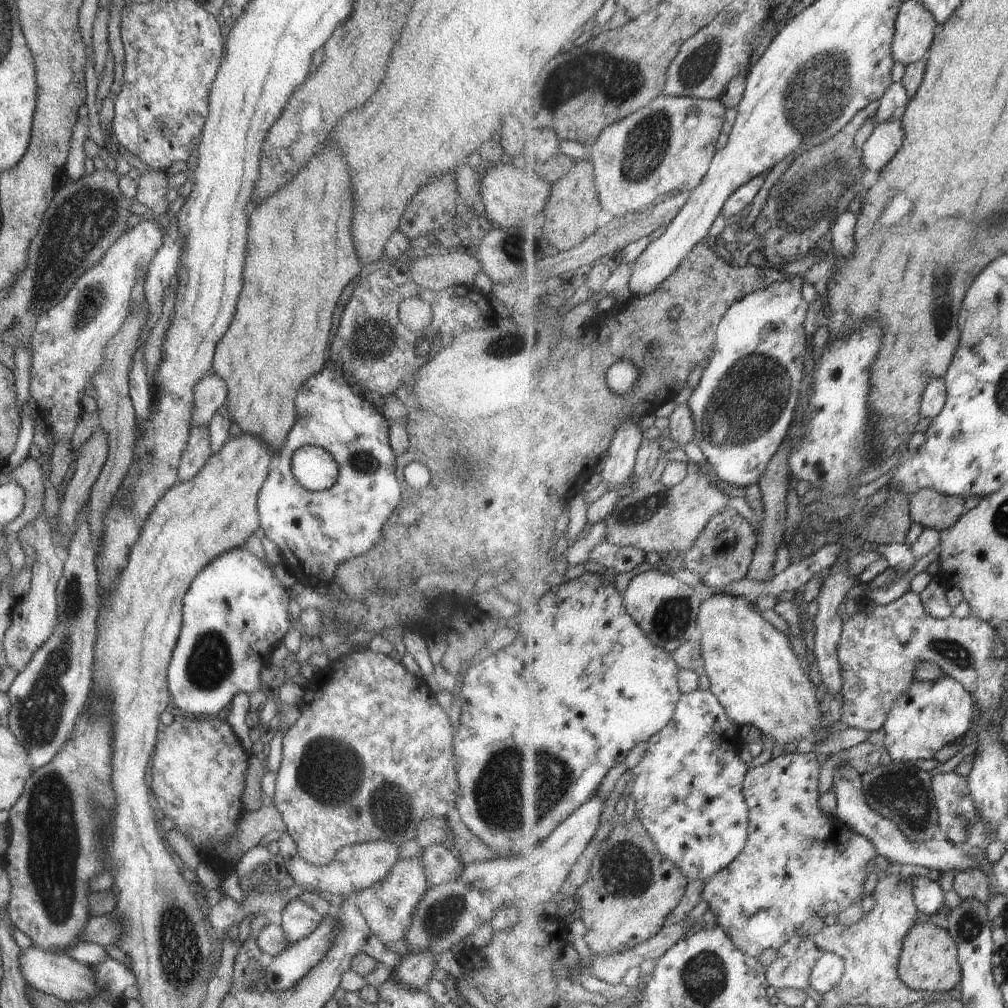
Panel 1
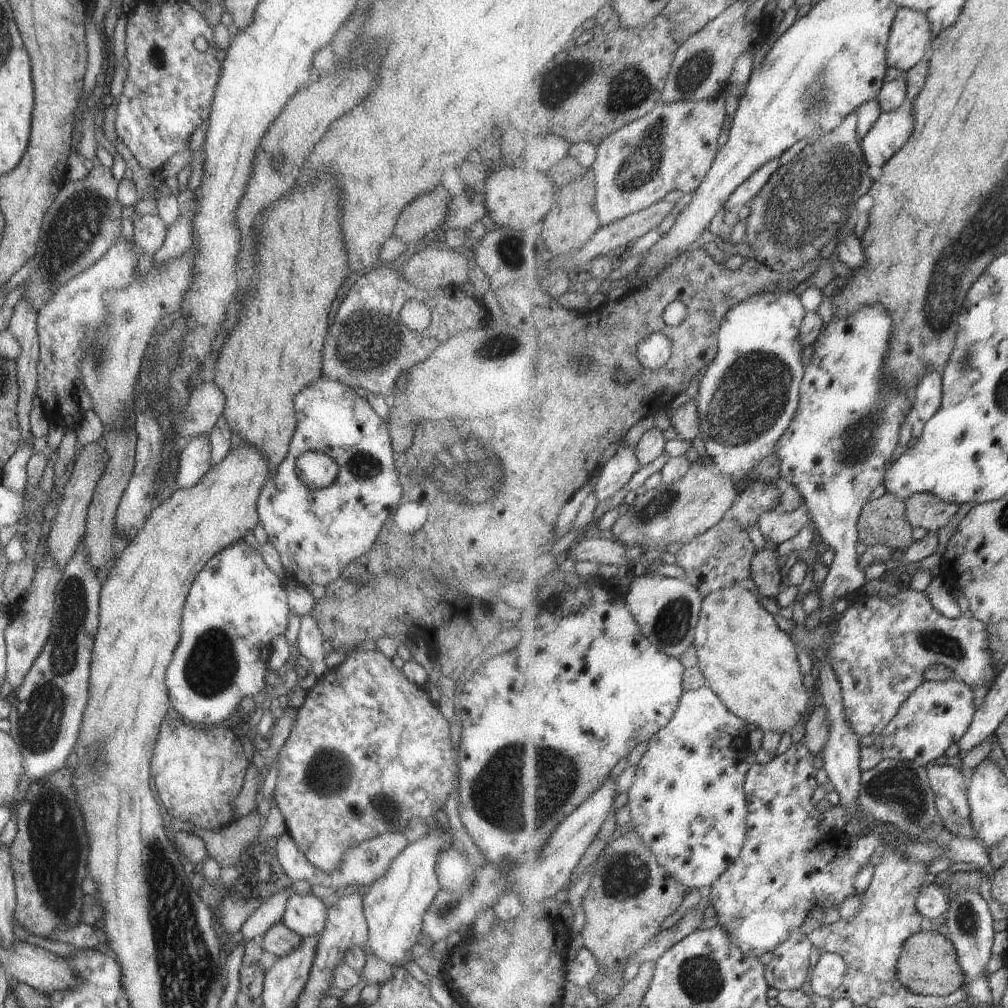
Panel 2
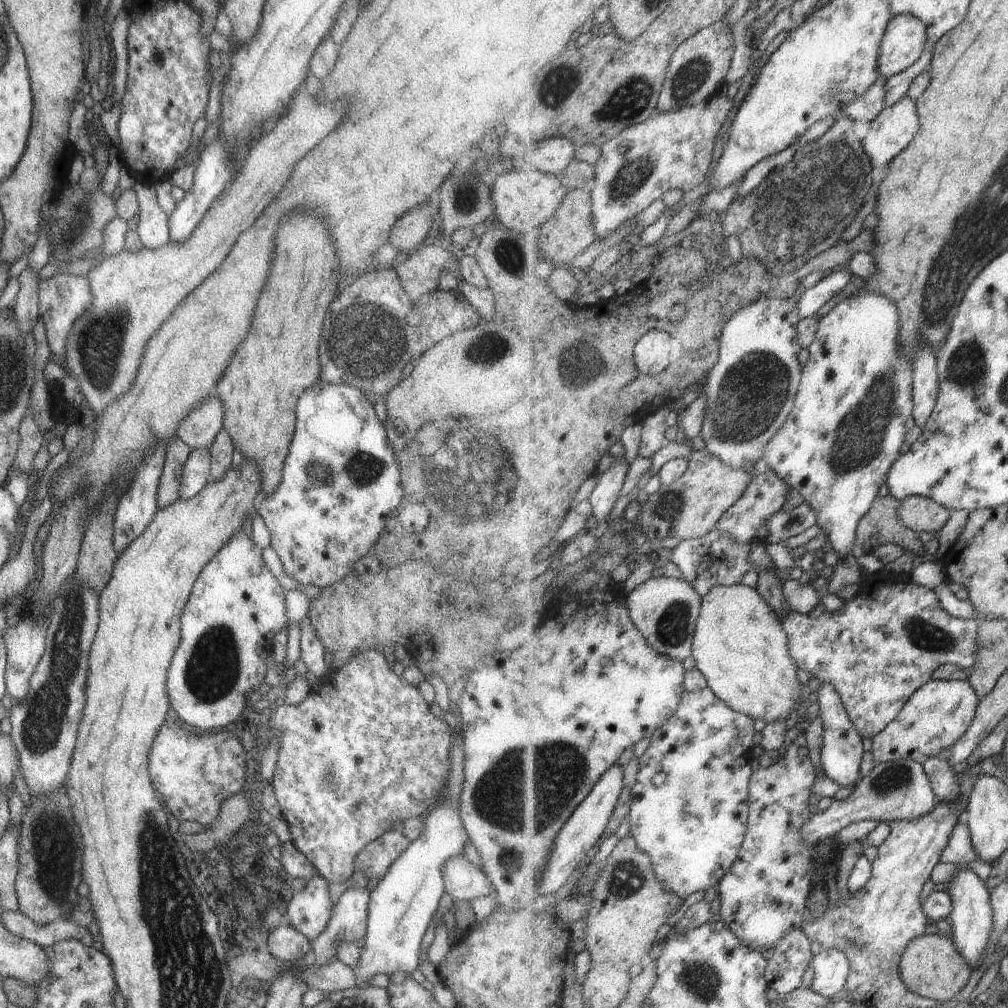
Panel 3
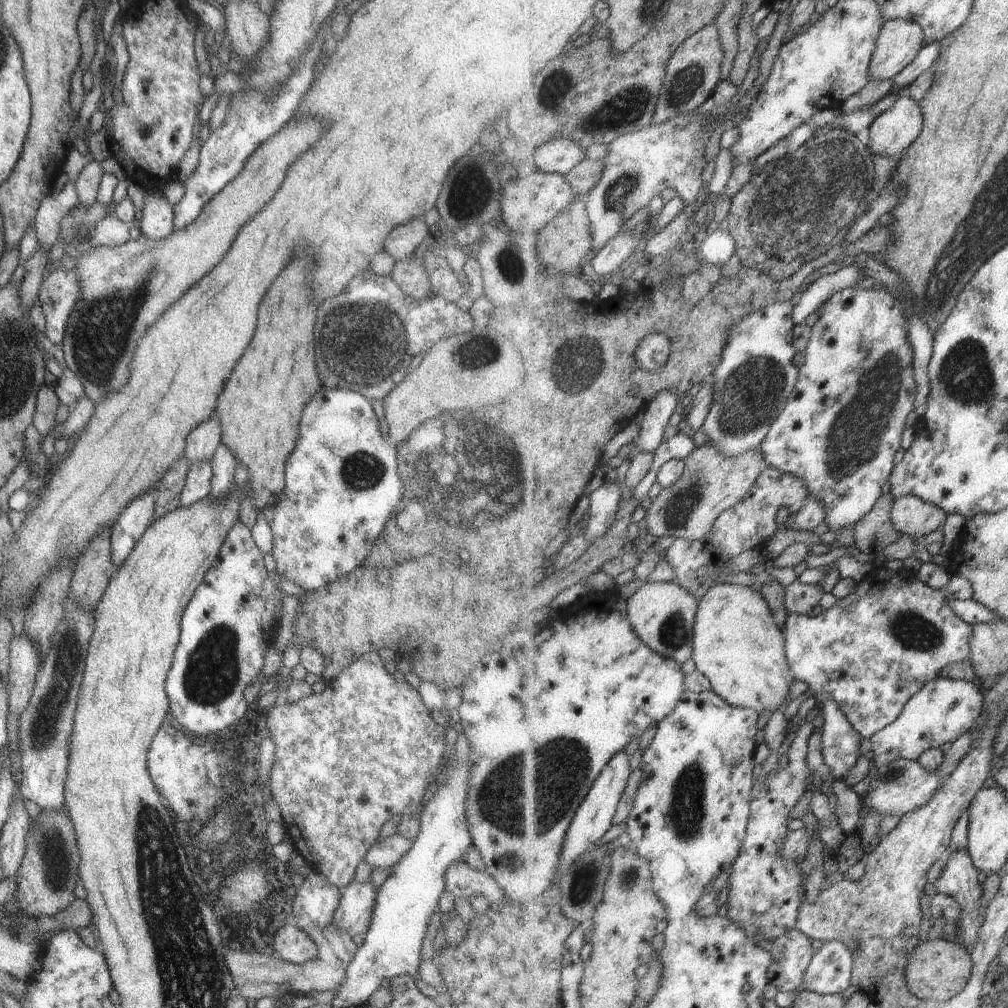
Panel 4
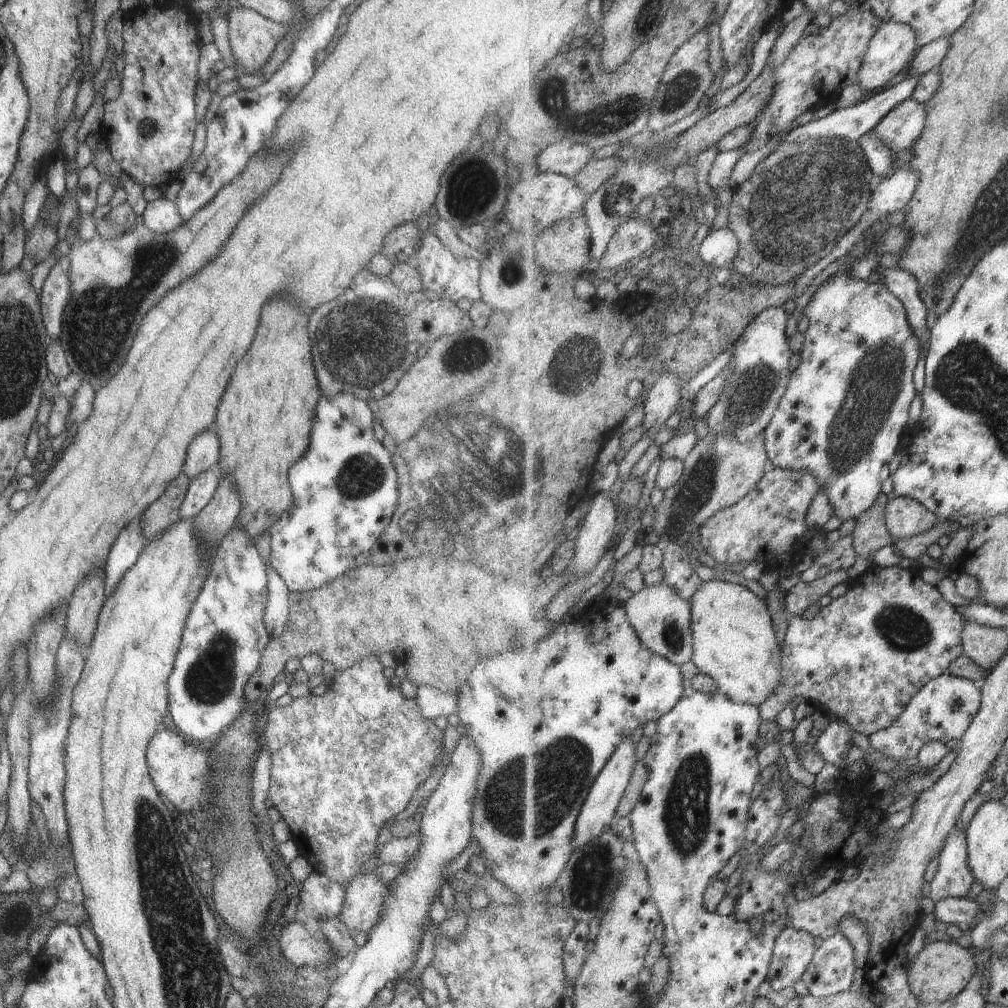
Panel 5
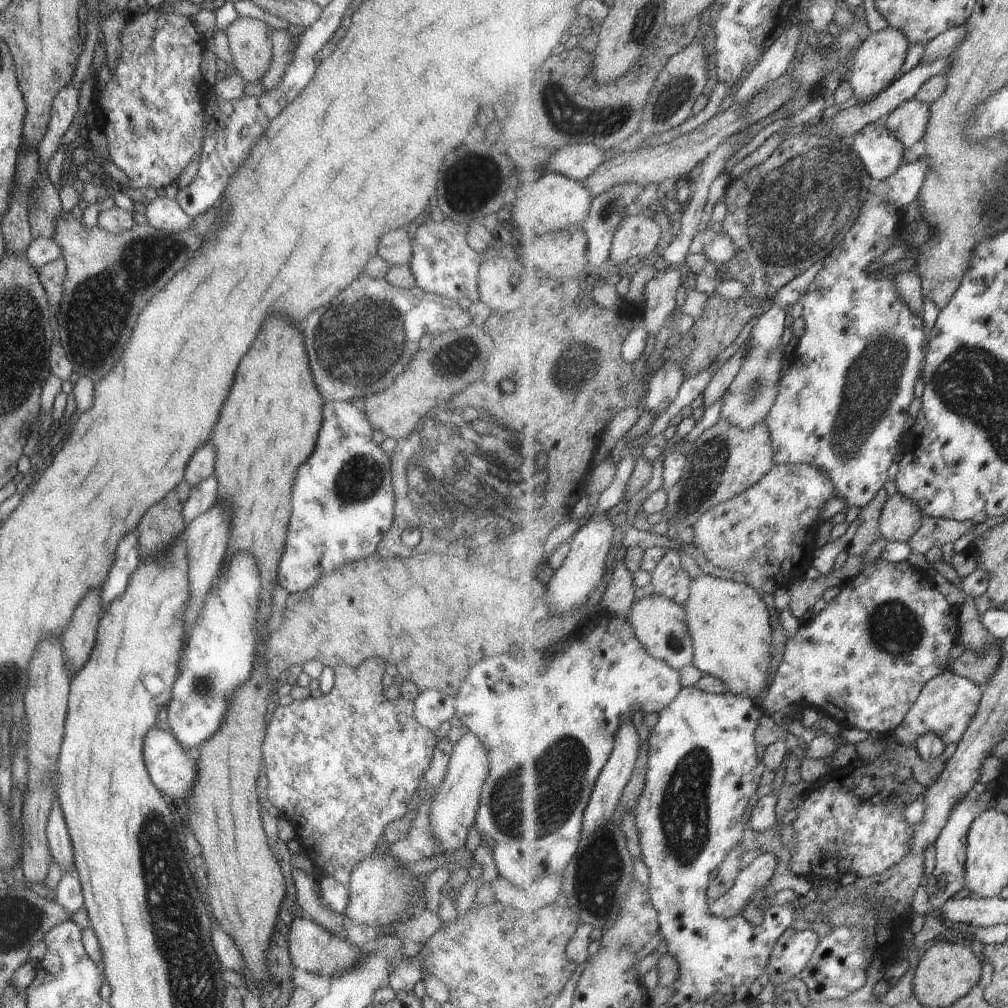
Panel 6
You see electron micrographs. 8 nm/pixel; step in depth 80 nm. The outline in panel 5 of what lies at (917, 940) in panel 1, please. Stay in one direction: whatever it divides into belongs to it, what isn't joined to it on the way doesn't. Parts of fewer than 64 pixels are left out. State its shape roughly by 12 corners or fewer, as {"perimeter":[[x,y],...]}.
{"perimeter":[[926,945],[908,969],[923,1004],[958,997],[981,966],[971,947]]}

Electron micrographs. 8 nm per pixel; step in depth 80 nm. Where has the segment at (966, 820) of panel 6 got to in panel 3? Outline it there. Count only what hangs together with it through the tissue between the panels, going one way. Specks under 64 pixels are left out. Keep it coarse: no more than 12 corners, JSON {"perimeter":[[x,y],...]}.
{"perimeter":[[966,865],[949,883],[952,941],[975,970],[994,934],[990,891]]}

